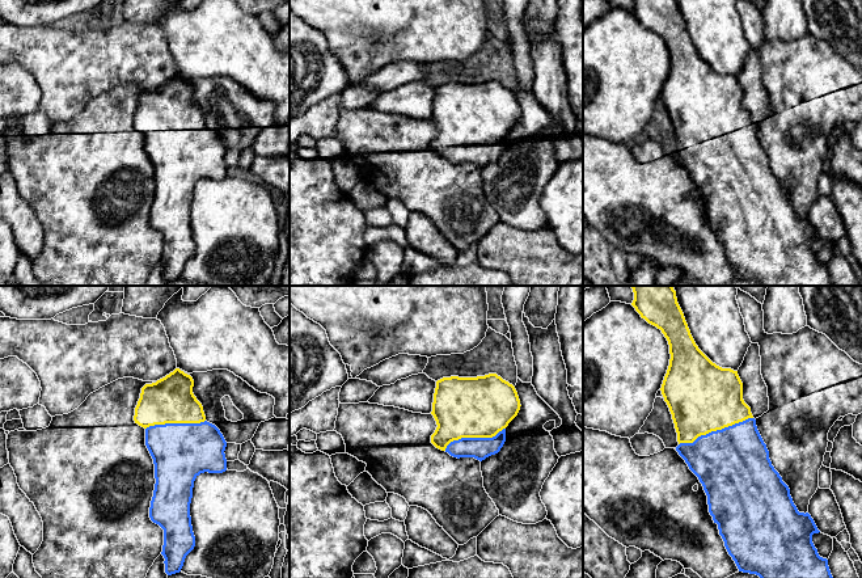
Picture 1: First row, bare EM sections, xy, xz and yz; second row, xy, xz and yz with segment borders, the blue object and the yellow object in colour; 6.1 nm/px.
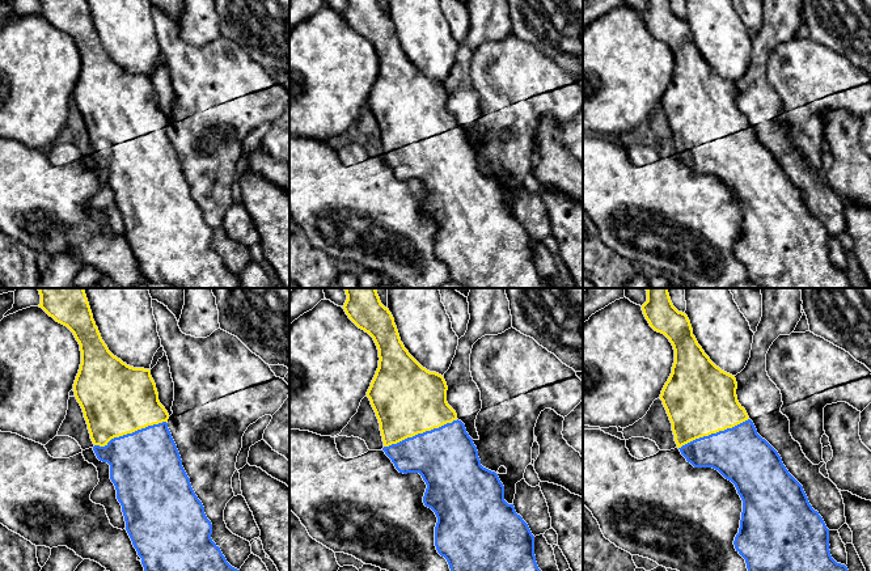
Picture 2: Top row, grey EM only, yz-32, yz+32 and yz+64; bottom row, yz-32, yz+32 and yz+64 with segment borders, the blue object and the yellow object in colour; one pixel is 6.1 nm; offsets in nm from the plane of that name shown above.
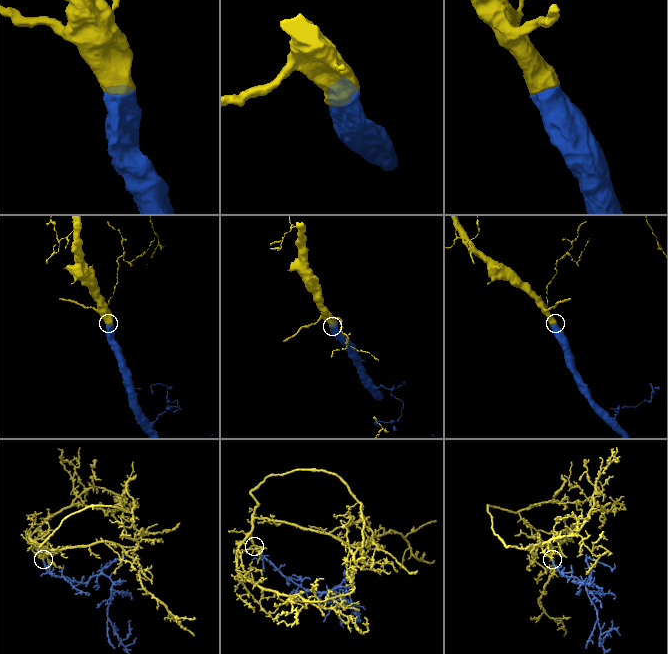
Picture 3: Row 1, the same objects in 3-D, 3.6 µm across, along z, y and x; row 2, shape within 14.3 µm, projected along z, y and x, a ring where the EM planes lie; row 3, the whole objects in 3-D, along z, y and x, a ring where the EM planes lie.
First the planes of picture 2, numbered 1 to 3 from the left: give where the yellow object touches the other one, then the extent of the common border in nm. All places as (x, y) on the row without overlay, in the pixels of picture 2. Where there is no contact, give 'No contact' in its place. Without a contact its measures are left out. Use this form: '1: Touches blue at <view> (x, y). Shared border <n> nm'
1: Touches blue at yz-32 (130, 140). Shared border 460 nm
2: Touches blue at yz+32 (421, 140). Shared border 480 nm
3: Touches blue at yz+64 (713, 140). Shared border 480 nm

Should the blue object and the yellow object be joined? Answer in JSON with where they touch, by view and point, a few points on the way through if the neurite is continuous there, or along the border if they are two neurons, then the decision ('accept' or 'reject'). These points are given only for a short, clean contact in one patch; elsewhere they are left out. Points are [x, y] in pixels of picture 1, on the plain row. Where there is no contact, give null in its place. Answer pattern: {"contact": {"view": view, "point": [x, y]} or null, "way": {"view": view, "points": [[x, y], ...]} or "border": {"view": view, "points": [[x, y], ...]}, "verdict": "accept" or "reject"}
{"contact": {"view": "yz", "point": [717, 136]}, "verdict": "accept"}

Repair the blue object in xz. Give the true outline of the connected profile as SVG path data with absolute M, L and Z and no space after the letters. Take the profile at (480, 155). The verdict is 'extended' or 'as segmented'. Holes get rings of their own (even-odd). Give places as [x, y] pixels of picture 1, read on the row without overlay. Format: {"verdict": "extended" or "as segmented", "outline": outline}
{"verdict": "extended", "outline": "M497 80L477 84L443 84L436 88L432 118L436 136L431 149L453 164L474 164L479 168L500 157L506 134L517 122L520 106L512 90Z"}

